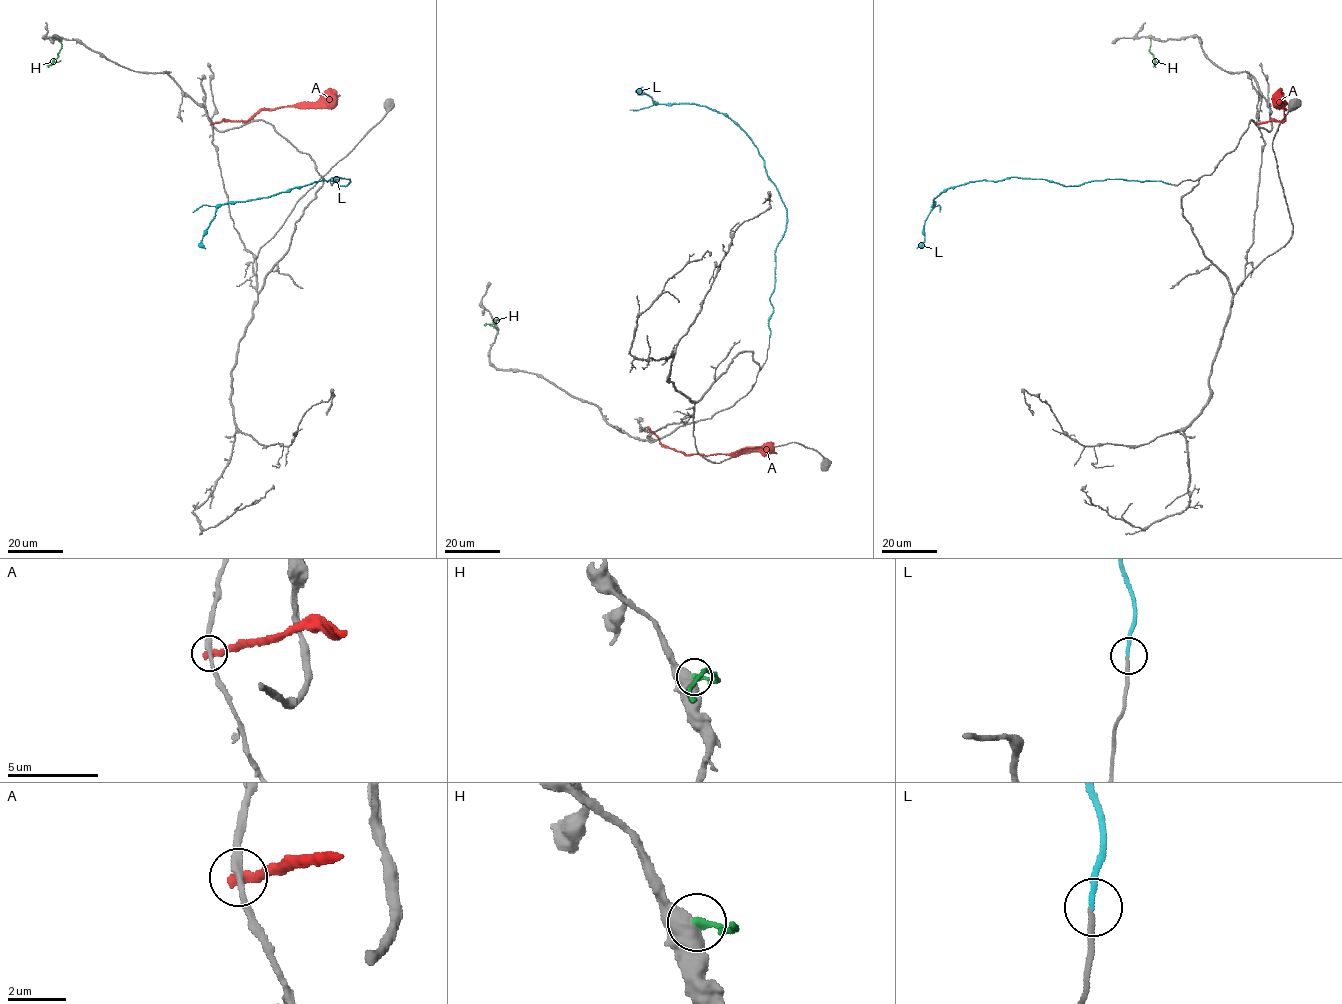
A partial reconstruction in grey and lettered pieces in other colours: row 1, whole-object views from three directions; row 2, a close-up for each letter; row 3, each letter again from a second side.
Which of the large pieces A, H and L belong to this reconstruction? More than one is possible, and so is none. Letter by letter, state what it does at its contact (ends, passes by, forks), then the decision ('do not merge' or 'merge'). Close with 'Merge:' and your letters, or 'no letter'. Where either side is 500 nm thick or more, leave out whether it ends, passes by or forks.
A: it ends there; do not merge
H: do not merge
L: it ends there; merge
Merge: L

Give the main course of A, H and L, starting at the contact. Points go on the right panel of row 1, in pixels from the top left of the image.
A: (1257, 124), (1285, 118), (1286, 109), (1281, 102), (1284, 95)
H: (1150, 37), (1149, 51), (1155, 67)
L: (1169, 184), (1105, 179), (1064, 186), (1016, 177), (969, 182), (933, 199), (925, 240), (916, 248)

